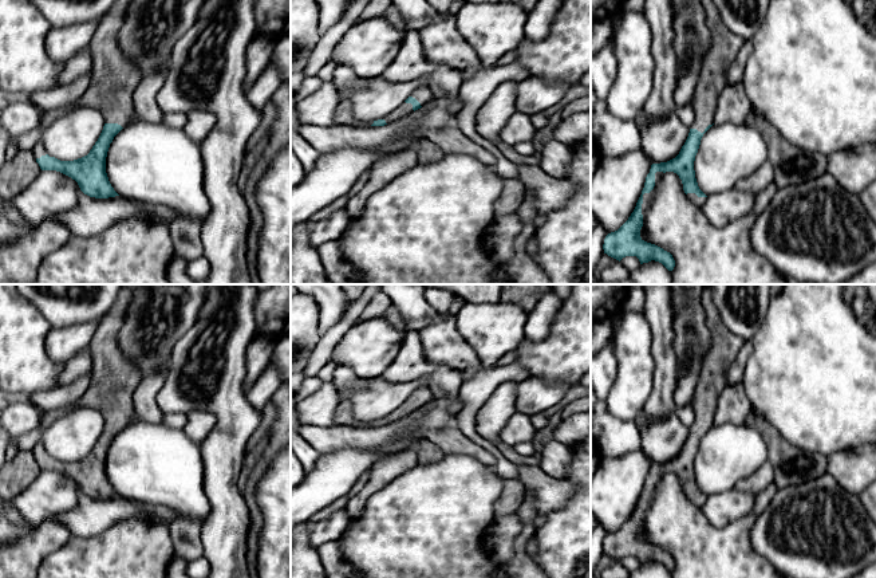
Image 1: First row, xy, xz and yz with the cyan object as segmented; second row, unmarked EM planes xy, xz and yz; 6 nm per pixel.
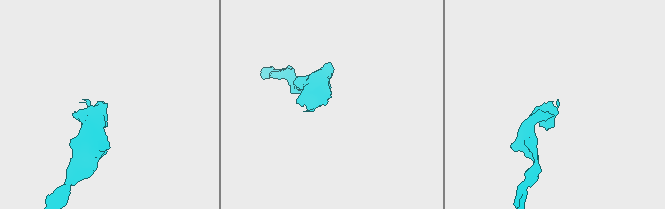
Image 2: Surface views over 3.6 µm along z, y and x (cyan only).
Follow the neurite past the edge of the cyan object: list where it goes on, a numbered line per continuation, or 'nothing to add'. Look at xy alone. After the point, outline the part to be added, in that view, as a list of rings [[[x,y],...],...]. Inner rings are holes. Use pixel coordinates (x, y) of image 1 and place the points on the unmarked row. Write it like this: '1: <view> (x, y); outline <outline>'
1: xy (113, 382); outline [[[126,290],[96,327],[90,345],[92,362],[87,392],[76,402],[47,412],[40,418],[40,426],[78,408],[95,409],[102,414],[104,424],[118,424],[123,429],[131,424],[133,394],[141,375],[118,345],[118,333],[129,302],[129,290]]]

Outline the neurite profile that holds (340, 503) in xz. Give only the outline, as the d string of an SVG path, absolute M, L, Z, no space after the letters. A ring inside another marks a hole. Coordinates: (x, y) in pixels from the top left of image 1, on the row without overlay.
M342 496L339 498L336 502L334 502L332 504L324 507L323 510L315 512L311 518L309 518L309 523L317 523L321 522L324 519L327 519L328 516L331 516L332 514L340 511L340 510L346 510L347 504L348 504L348 496Z

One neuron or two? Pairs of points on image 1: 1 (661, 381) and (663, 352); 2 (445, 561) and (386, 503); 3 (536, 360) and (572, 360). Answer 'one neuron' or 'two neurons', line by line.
1: one neuron
2: one neuron
3: one neuron

